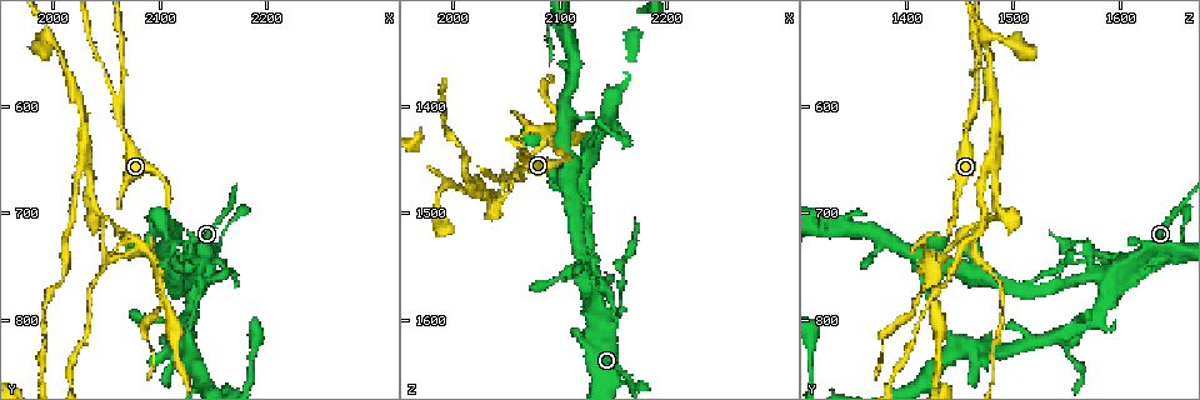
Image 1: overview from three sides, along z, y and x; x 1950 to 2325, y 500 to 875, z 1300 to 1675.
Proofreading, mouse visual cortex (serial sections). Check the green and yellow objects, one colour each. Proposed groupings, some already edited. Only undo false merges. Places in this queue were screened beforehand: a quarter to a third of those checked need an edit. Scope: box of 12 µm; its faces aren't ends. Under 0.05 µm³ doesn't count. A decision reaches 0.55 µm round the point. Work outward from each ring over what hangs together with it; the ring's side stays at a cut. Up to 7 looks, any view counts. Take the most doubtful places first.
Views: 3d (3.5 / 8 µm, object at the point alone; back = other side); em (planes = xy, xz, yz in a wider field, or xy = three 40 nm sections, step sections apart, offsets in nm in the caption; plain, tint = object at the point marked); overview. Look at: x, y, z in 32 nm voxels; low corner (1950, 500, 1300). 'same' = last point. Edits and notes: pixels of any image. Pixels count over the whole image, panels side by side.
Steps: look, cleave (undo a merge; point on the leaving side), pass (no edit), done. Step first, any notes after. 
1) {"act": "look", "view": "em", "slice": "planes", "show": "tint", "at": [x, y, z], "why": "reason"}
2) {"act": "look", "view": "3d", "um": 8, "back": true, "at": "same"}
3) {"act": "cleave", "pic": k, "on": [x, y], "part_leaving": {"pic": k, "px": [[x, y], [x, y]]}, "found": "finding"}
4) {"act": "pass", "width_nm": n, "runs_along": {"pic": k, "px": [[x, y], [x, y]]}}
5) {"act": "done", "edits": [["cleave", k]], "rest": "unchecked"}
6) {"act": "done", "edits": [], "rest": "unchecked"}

{"act": "look", "view": "3d", "um": 8, "at": [2062, 592, 1466], "why": "three arms meet"}

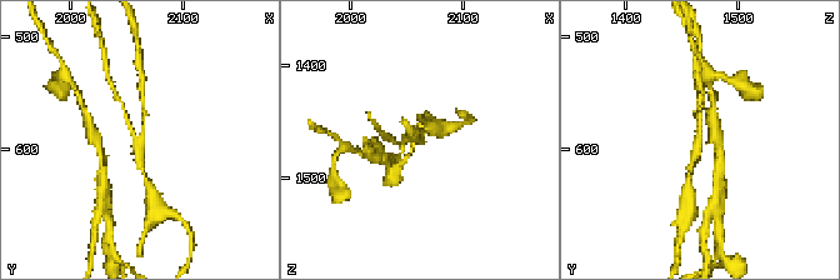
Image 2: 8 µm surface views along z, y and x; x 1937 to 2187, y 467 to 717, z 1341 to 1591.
{"act": "look", "view": "3d", "um": 3.5, "at": [2062, 592, 1464], "why": "closer look"}

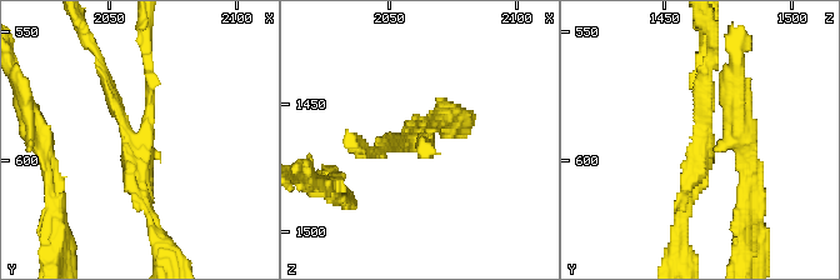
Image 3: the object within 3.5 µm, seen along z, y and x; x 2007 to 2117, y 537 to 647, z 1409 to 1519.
{"act": "look", "view": "em", "slice": "planes", "show": "tint", "at": [2060, 592, 1466], "arms": 3, "arm_widths_nm": [150, 150, 200]}

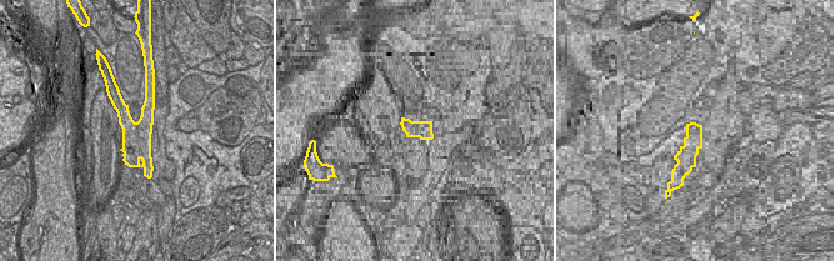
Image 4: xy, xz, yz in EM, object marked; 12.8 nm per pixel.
{"act": "cleave", "pic": 3, "on": [113, 93], "border": {"pic": 4, "px": [[136, 123], [141, 157]]}, "found": "two cells meet here"}

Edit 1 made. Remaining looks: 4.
{"act": "look", "view": "overview"}

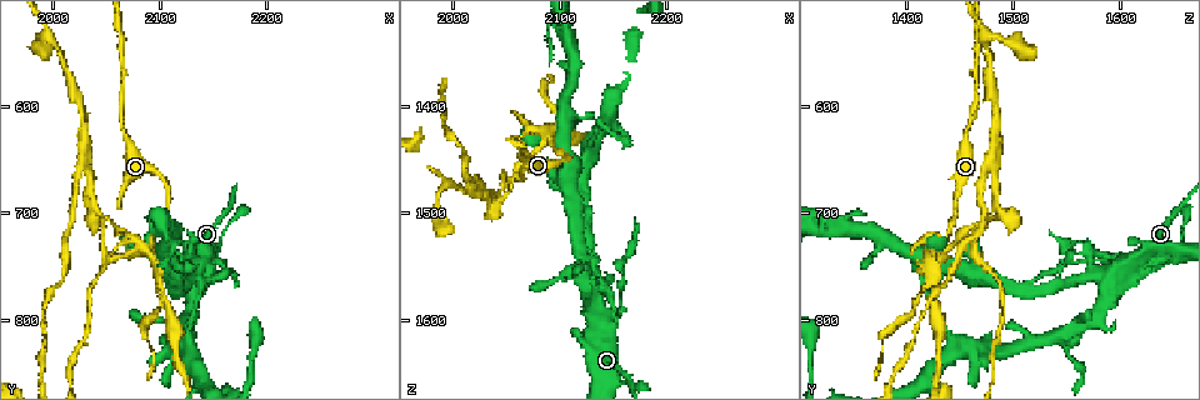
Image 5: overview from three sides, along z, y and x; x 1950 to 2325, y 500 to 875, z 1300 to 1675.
{"act": "look", "view": "3d", "um": 3.5, "at": [2088, 736, 1436], "why": "a fork"}

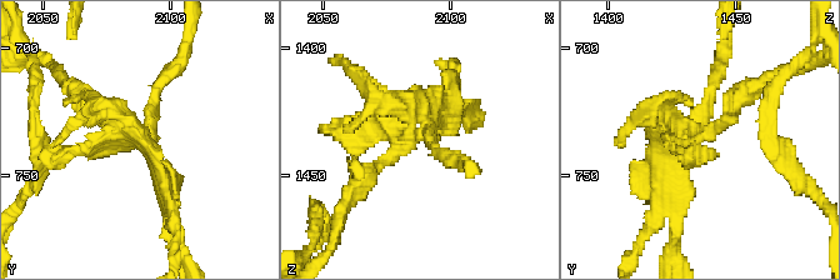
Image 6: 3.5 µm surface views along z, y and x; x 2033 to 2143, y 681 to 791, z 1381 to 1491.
{"act": "look", "view": "em", "slice": "xy", "step": 3, "show": "tint", "at": [2089, 734, 1434], "why": "need the tissue"}

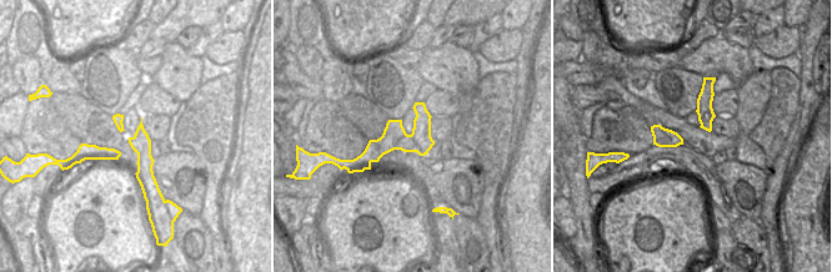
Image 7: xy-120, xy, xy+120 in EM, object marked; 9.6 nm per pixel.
{"act": "cleave", "pic": 6, "on": [114, 123], "found": "a second cell is stuck on"}

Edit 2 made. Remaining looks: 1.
{"act": "done", "edits": [["cleave", 3], ["cleave", 6]], "rest": "unchecked"}

